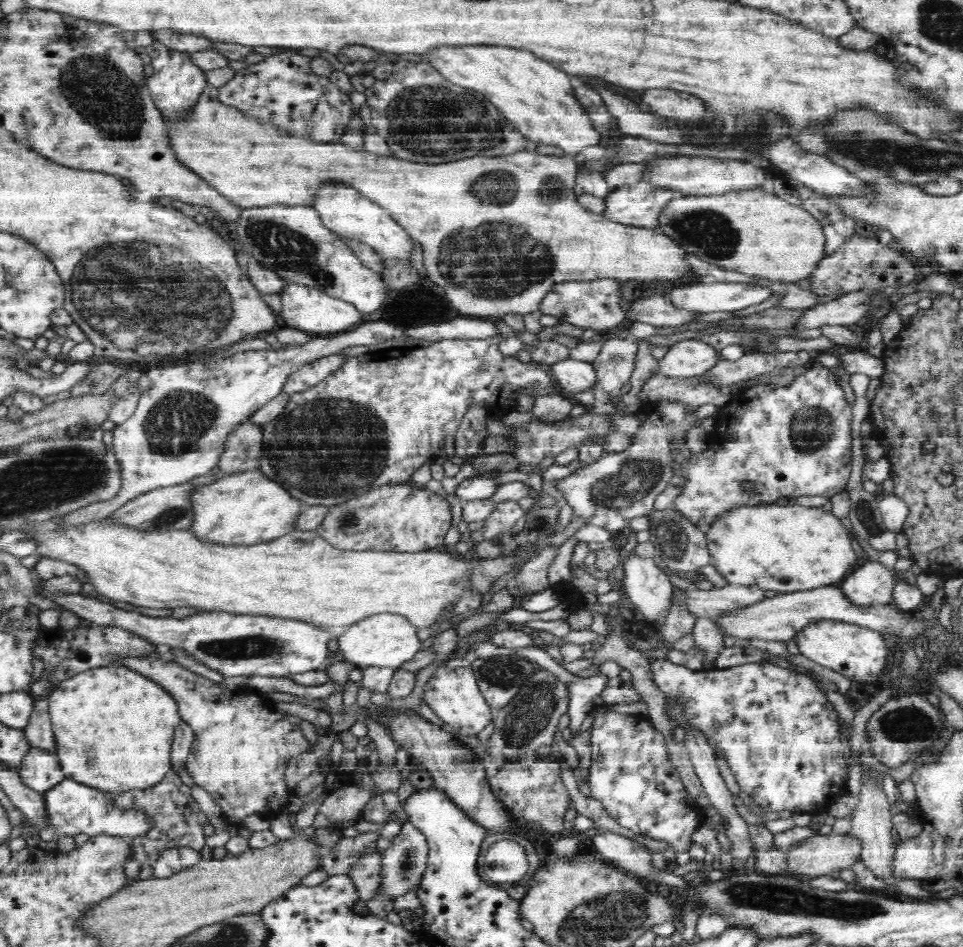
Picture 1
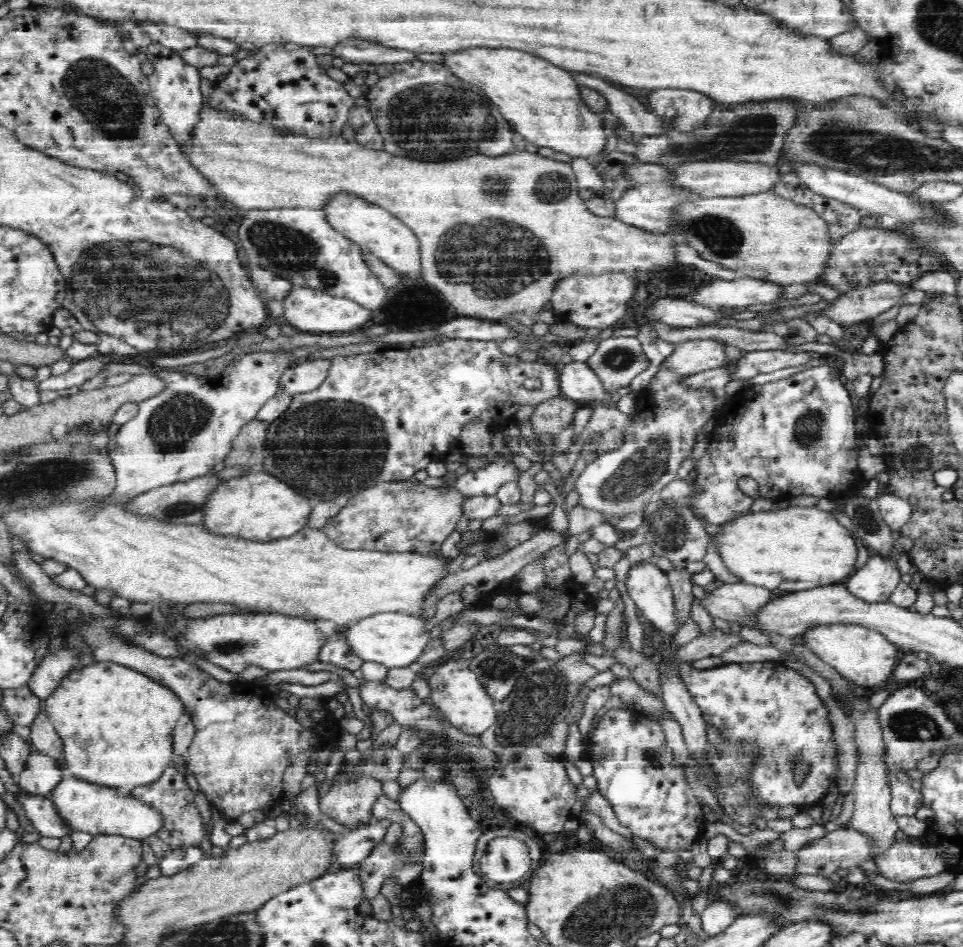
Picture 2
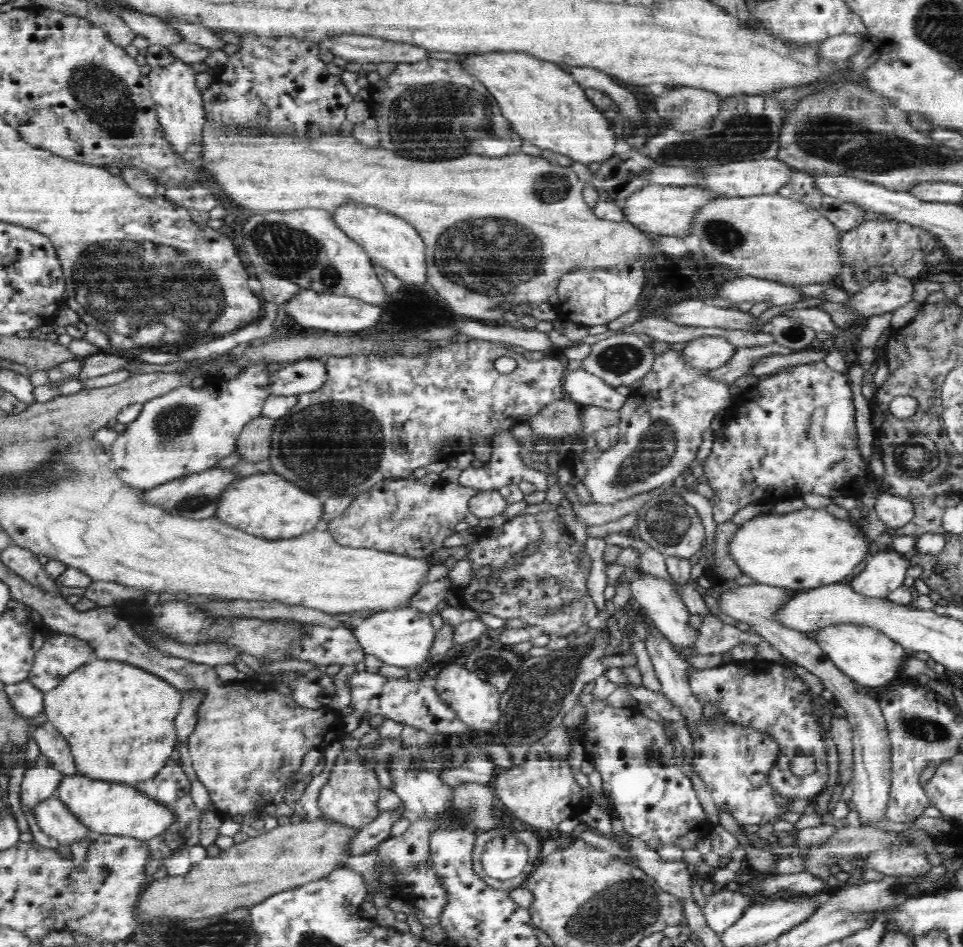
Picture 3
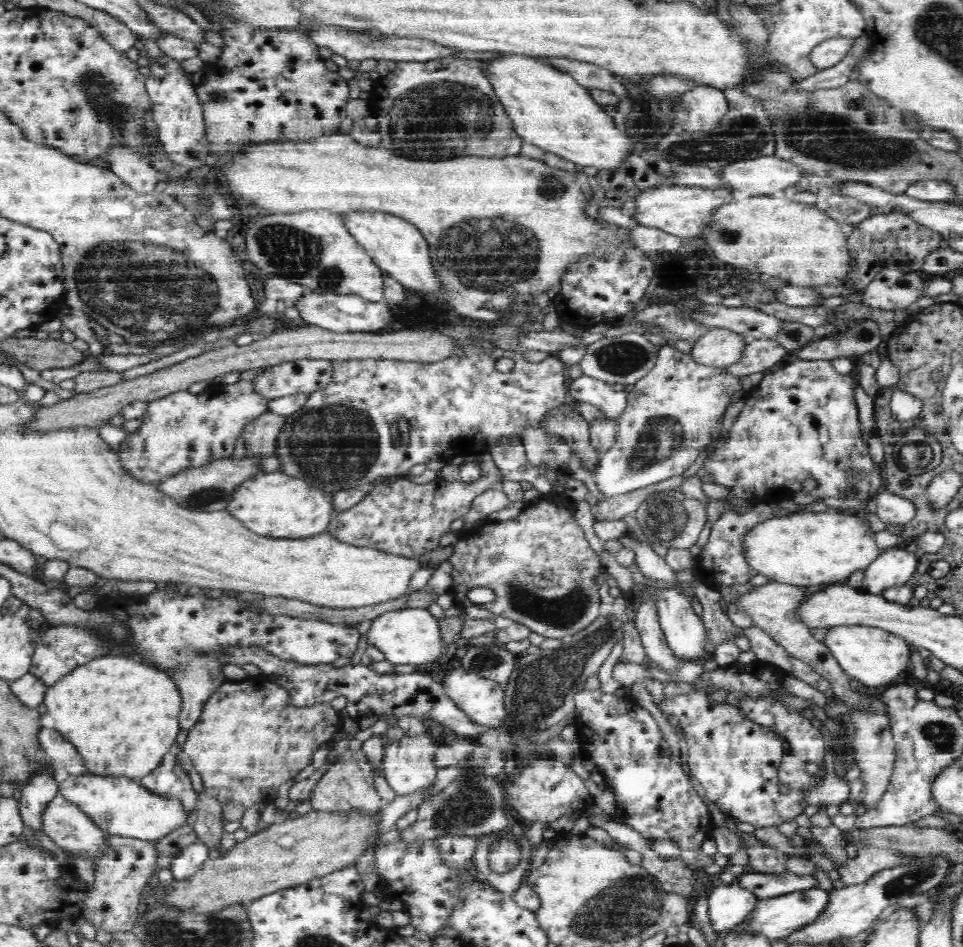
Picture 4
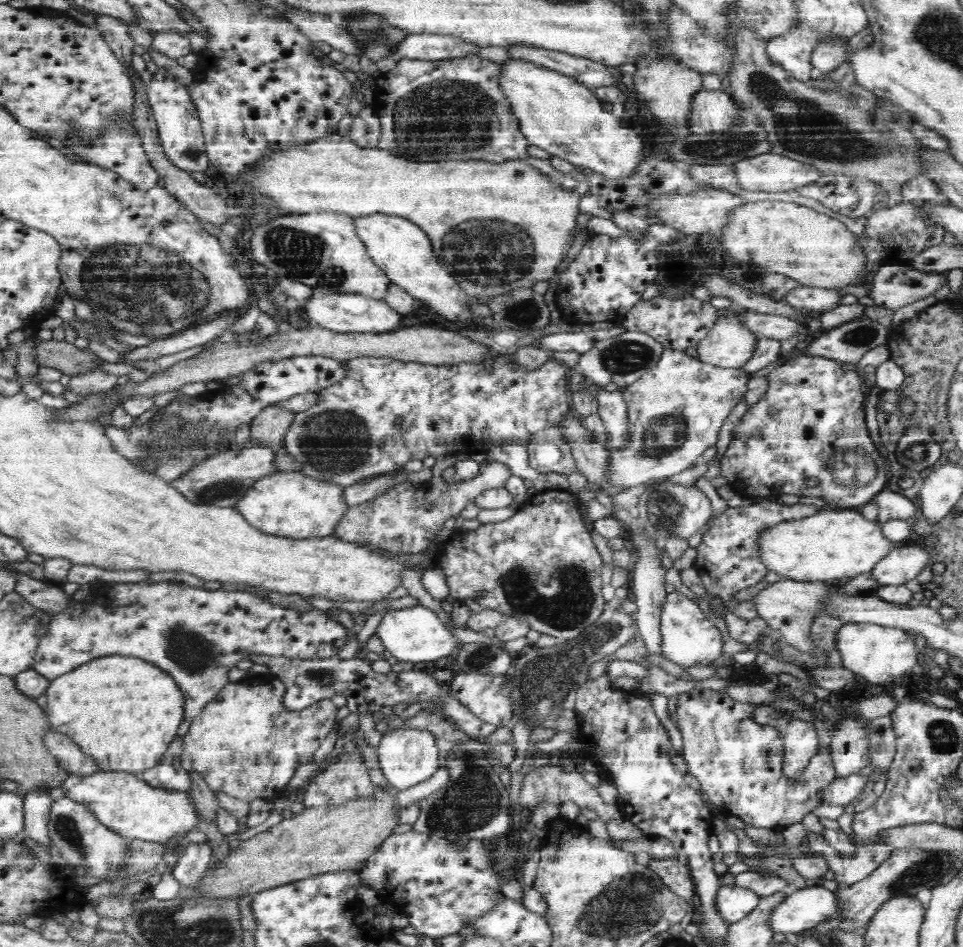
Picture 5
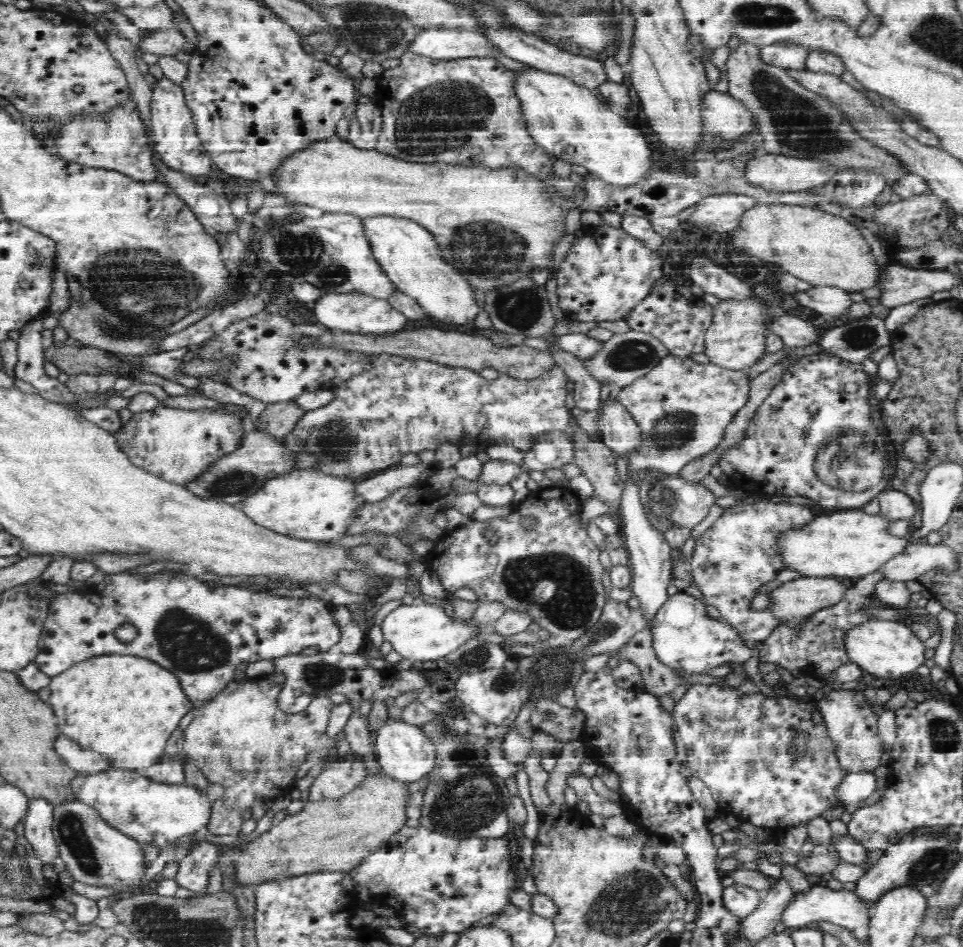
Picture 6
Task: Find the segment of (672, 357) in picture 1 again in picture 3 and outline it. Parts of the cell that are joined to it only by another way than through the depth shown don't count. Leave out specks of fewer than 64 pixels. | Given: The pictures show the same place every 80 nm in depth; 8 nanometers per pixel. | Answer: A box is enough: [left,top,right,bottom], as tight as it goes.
[683,334,738,371]

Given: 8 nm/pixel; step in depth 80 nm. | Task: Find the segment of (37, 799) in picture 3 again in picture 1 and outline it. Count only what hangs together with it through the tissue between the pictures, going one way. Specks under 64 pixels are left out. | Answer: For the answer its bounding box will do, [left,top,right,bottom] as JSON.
[18,748,65,793]

